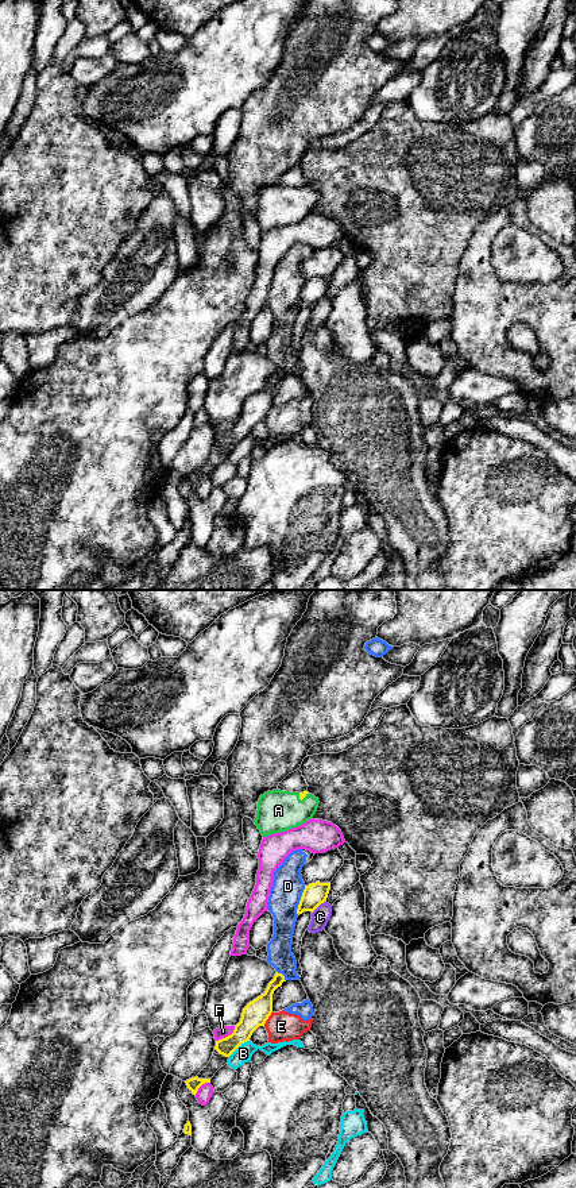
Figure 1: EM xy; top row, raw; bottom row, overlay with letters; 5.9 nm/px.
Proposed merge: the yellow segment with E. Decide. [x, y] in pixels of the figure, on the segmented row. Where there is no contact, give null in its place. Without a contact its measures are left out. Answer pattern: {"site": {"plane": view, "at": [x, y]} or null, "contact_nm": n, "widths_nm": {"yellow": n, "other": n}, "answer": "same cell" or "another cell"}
{"site": {"plane": "xy", "at": [267, 1018]}, "contact_nm": 100, "widths_nm": {"yellow": 150, "other": 180}, "answer": "another cell"}

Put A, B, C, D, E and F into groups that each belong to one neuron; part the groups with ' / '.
A / B / C / D E / F

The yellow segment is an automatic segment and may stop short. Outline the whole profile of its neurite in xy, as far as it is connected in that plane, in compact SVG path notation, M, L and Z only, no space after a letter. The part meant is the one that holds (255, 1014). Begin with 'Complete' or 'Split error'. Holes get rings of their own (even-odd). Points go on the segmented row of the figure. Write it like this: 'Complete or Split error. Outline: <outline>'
Complete. Outline: M277 972L266 991L243 1008L240 1022L235 1026L233 1033L216 1041L214 1049L220 1054L229 1057L241 1044L250 1041L259 1026L264 1026L272 1012L272 994L283 981L286 981L285 976Z

